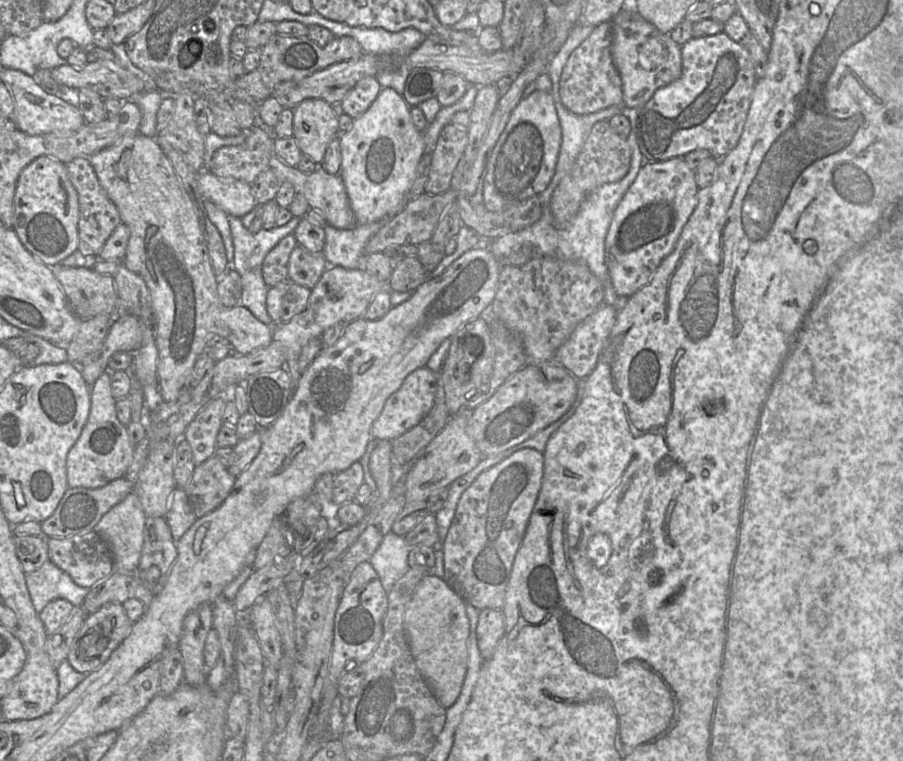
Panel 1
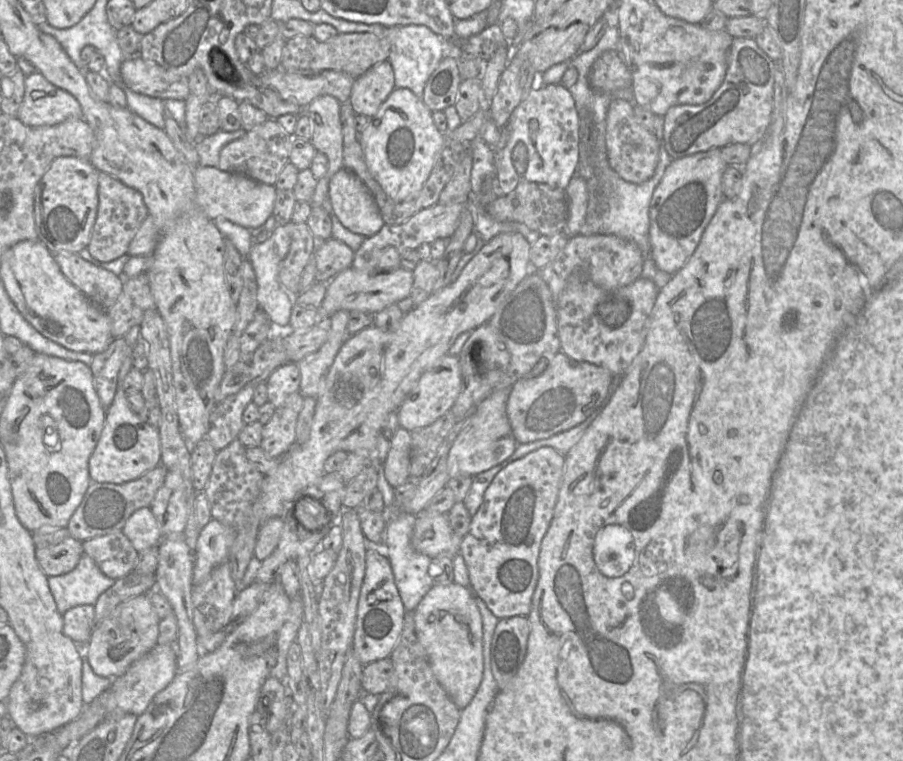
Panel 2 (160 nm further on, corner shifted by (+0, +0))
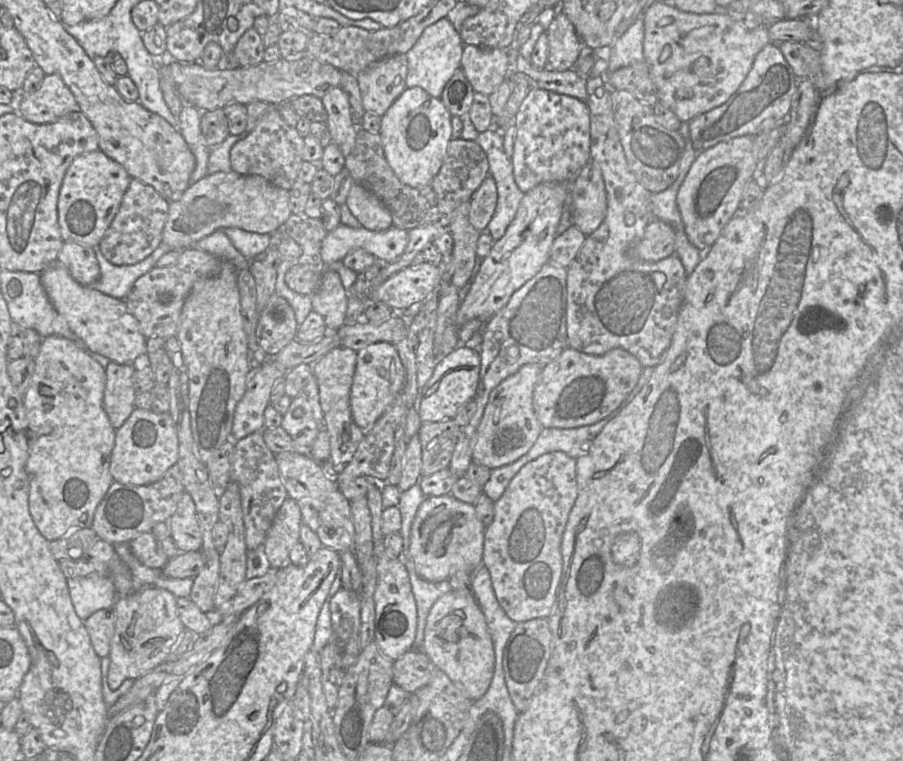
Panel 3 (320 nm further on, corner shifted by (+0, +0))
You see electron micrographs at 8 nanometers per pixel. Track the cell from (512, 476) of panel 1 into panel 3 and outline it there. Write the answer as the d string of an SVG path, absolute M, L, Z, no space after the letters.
M564 452L545 453L526 463L494 504L494 517L486 527L482 563L488 569L496 598L514 622L549 618L557 602L563 571L562 537L578 493L576 460Z

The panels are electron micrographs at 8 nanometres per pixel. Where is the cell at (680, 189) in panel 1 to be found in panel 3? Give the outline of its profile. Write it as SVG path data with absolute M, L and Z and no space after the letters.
M740 136L697 153L679 187L676 202L685 234L691 244L701 251L708 251L727 223L741 212L744 188L753 178L757 165L753 144L754 136Z

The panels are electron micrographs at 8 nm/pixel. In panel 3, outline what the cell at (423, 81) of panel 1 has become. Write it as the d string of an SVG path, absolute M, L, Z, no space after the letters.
M458 68L446 83L439 99L452 116L460 117L468 114L474 93L465 73Z

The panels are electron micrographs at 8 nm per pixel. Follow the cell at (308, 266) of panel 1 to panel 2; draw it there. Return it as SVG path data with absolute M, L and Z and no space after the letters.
M335 239L319 241L313 254L316 262L316 281L329 282L339 272L352 267L354 251Z

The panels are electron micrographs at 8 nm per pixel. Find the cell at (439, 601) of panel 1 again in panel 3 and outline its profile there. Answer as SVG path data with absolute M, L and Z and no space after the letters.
M451 590L436 600L426 620L422 651L471 701L480 699L489 688L495 662L493 643L483 612L471 595Z

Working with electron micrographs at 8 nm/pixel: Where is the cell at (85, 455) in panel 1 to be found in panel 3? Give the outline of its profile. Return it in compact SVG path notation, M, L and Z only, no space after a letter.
M135 408L125 423L116 430L115 444L111 453L110 473L114 482L142 486L158 481L177 463L179 442L171 414L154 413Z

